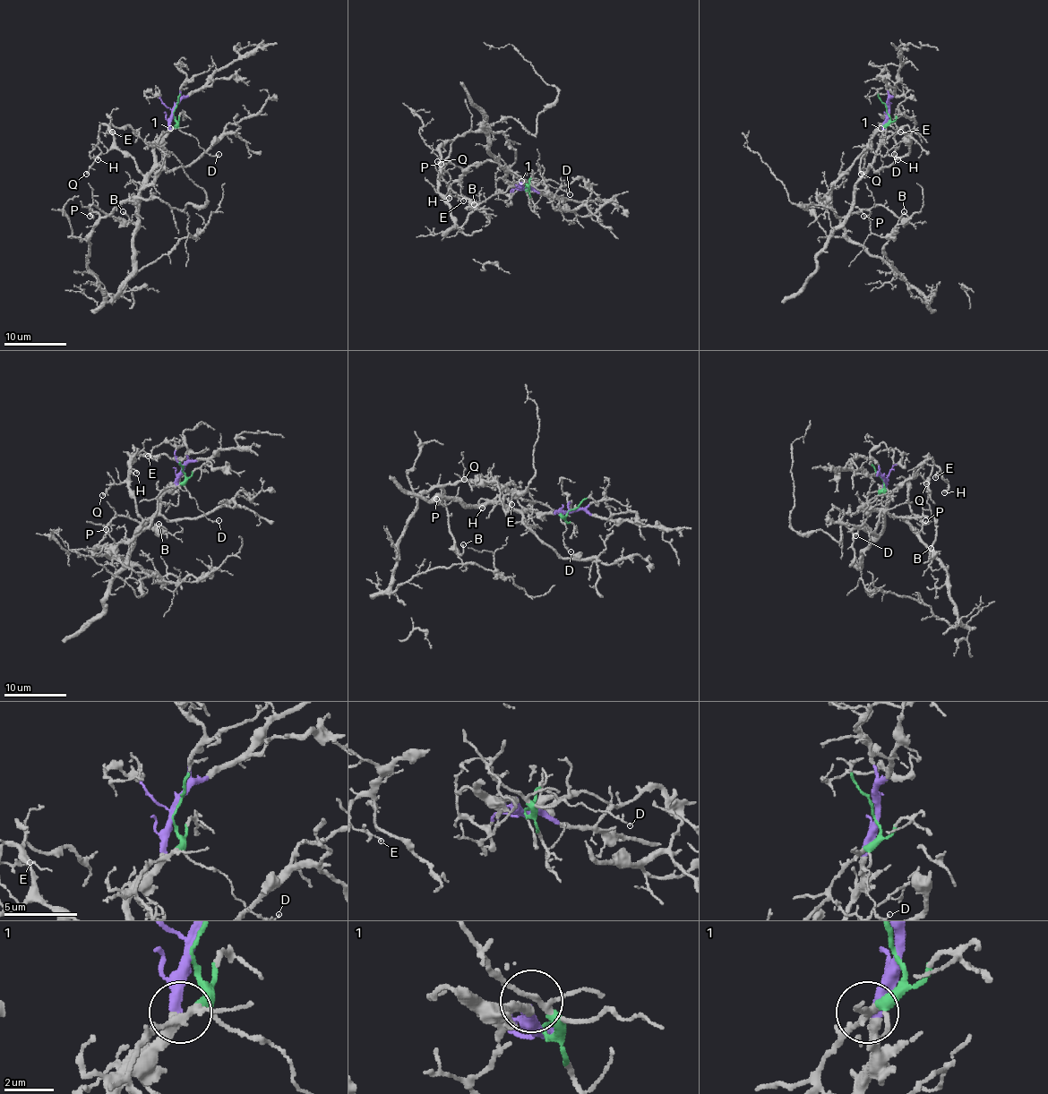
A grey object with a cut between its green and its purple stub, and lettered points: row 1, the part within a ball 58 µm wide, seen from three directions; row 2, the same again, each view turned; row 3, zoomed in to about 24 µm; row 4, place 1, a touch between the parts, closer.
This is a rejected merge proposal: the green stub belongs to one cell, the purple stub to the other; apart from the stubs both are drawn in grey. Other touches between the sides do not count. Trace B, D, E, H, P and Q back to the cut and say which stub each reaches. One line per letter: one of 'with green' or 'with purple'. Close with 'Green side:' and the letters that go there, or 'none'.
B: with green
D: with green
E: with purple
H: with purple
P: with green
Q: with purple
Green side: B, D, P

